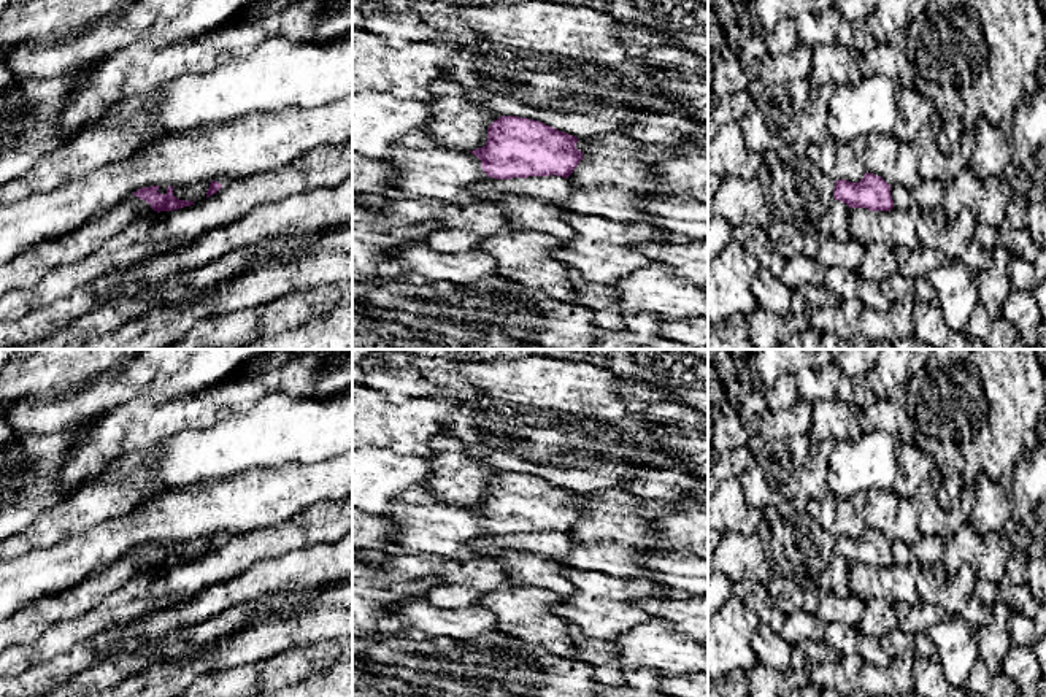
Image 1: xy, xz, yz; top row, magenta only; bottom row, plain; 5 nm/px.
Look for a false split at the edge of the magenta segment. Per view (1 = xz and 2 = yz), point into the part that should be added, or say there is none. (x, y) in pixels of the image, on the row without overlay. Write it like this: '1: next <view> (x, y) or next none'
1: next none
2: next none

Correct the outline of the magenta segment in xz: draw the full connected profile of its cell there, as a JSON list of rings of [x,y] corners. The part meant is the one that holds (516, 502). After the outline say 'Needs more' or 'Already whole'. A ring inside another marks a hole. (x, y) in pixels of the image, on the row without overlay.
[[[500,472],[487,484],[487,497],[483,503],[470,506],[481,516],[481,524],[489,533],[511,535],[529,532],[562,532],[568,533],[578,519],[583,516],[583,510],[576,503],[578,494],[560,487],[540,476]]]. Already whole

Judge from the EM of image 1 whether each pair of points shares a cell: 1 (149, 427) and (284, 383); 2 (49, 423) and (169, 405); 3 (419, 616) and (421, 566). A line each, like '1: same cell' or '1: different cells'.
1: same cell
2: different cells
3: different cells

